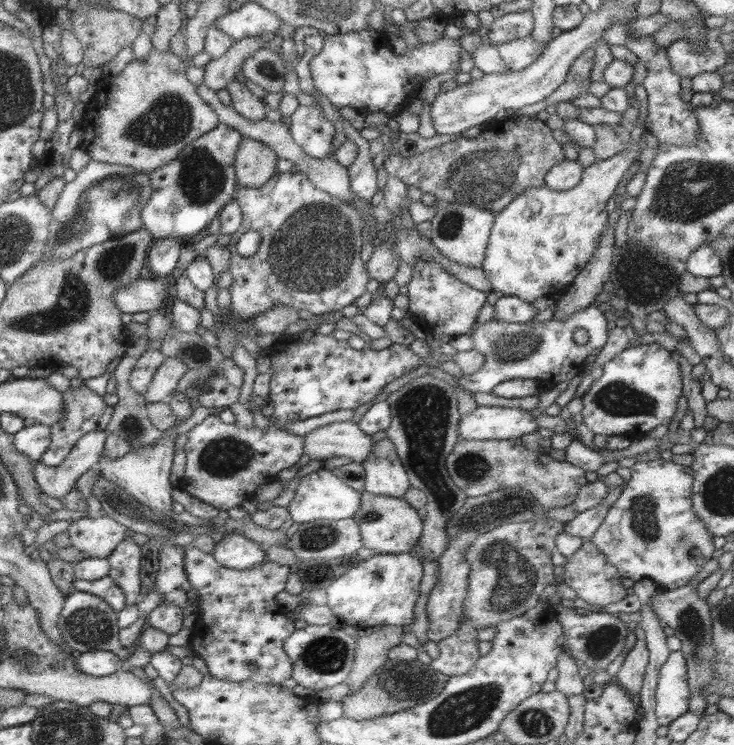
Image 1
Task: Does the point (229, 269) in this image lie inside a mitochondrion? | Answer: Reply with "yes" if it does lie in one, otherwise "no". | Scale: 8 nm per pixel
no

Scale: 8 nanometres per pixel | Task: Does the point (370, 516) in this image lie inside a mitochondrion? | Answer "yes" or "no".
yes

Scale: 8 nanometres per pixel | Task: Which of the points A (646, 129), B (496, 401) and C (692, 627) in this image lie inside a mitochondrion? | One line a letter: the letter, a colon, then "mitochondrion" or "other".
A: other
B: other
C: mitochondrion

